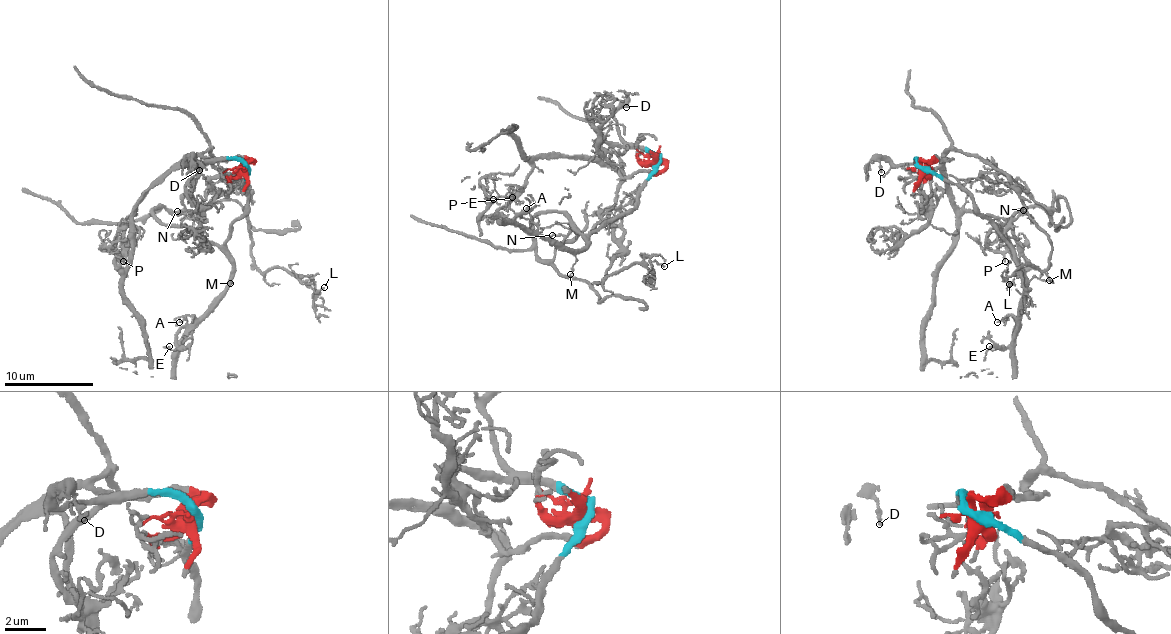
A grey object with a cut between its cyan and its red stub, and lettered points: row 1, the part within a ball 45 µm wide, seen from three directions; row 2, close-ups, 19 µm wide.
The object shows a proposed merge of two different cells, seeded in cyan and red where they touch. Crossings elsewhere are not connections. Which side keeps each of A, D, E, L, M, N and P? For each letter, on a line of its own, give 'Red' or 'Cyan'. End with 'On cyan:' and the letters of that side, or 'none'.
A: Cyan
D: Cyan
E: Cyan
L: Red
M: Cyan
N: Cyan
P: Red
On cyan: A, D, E, M, N

